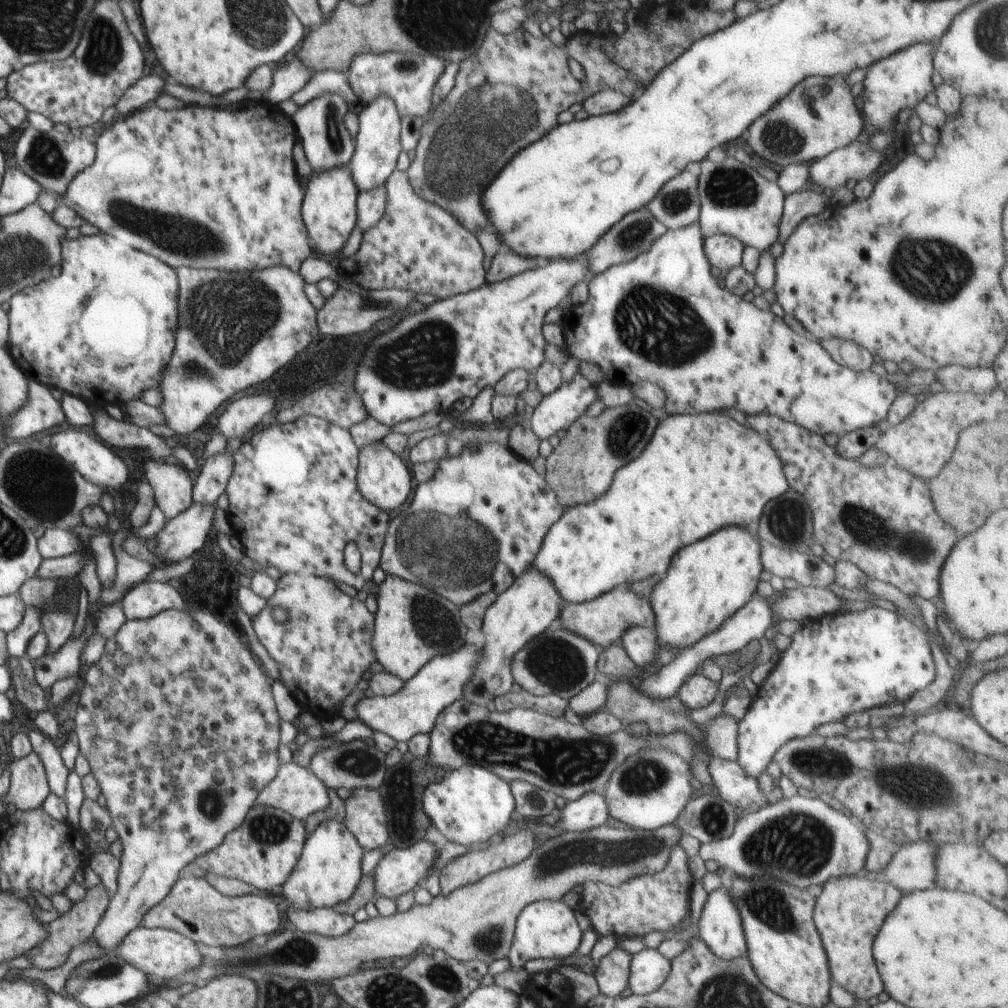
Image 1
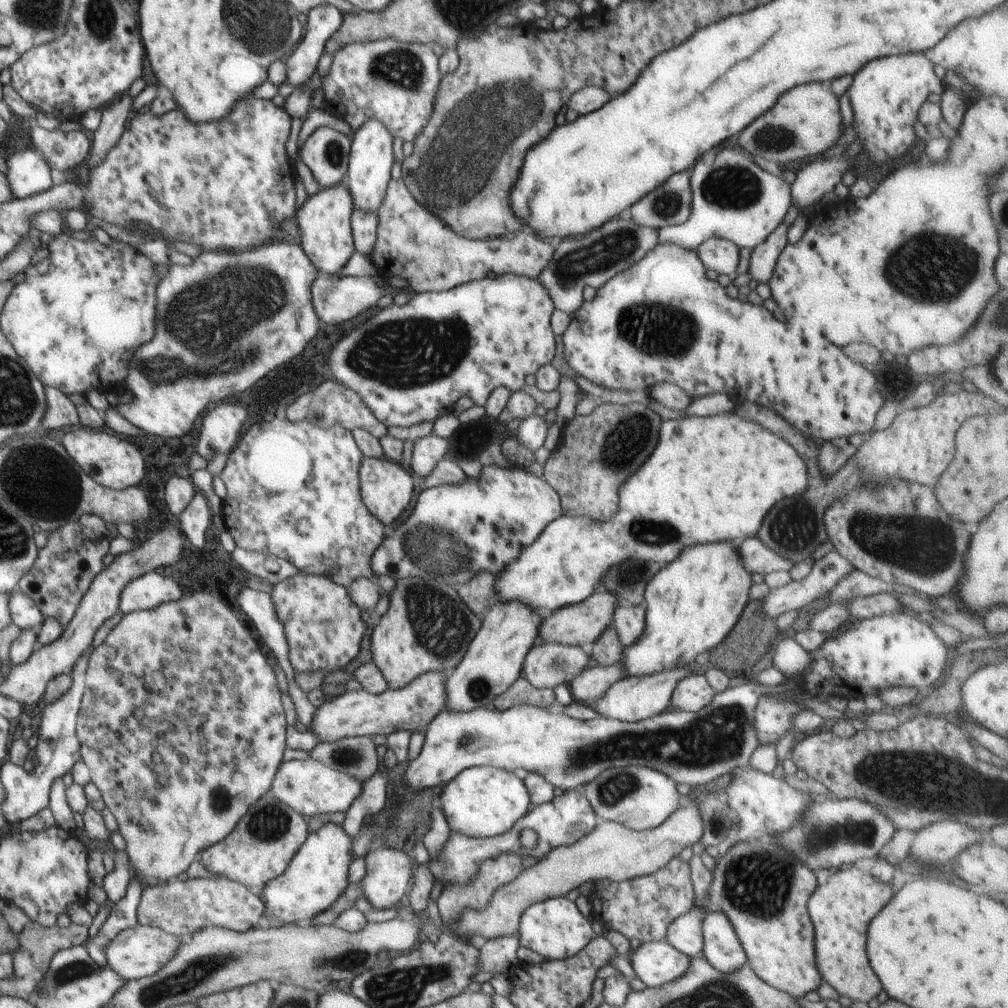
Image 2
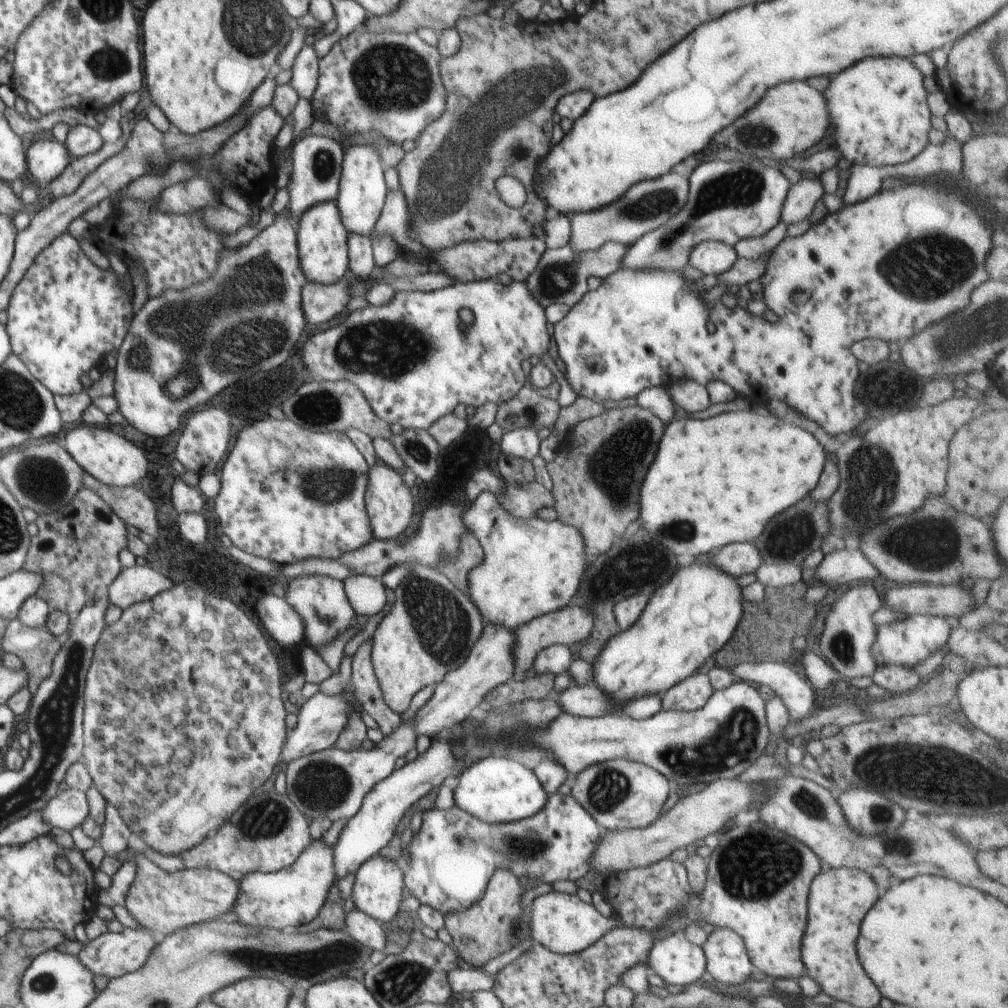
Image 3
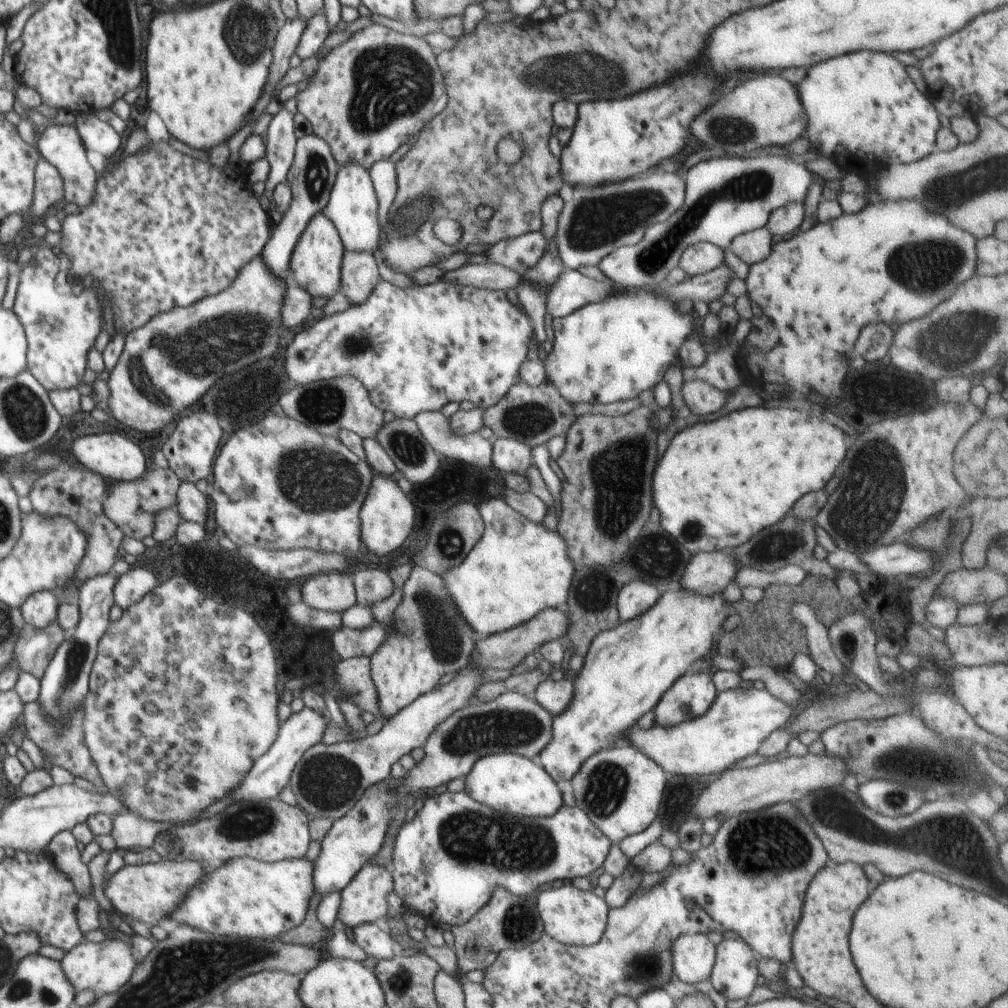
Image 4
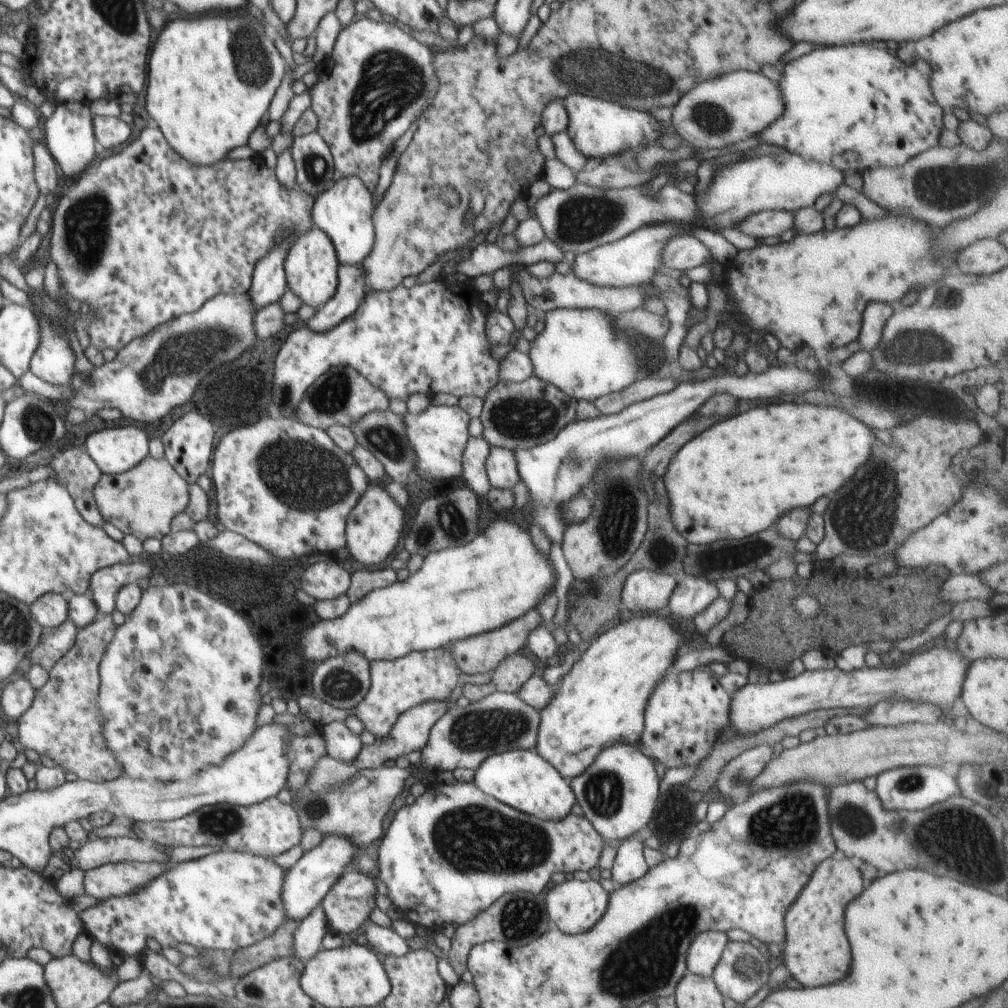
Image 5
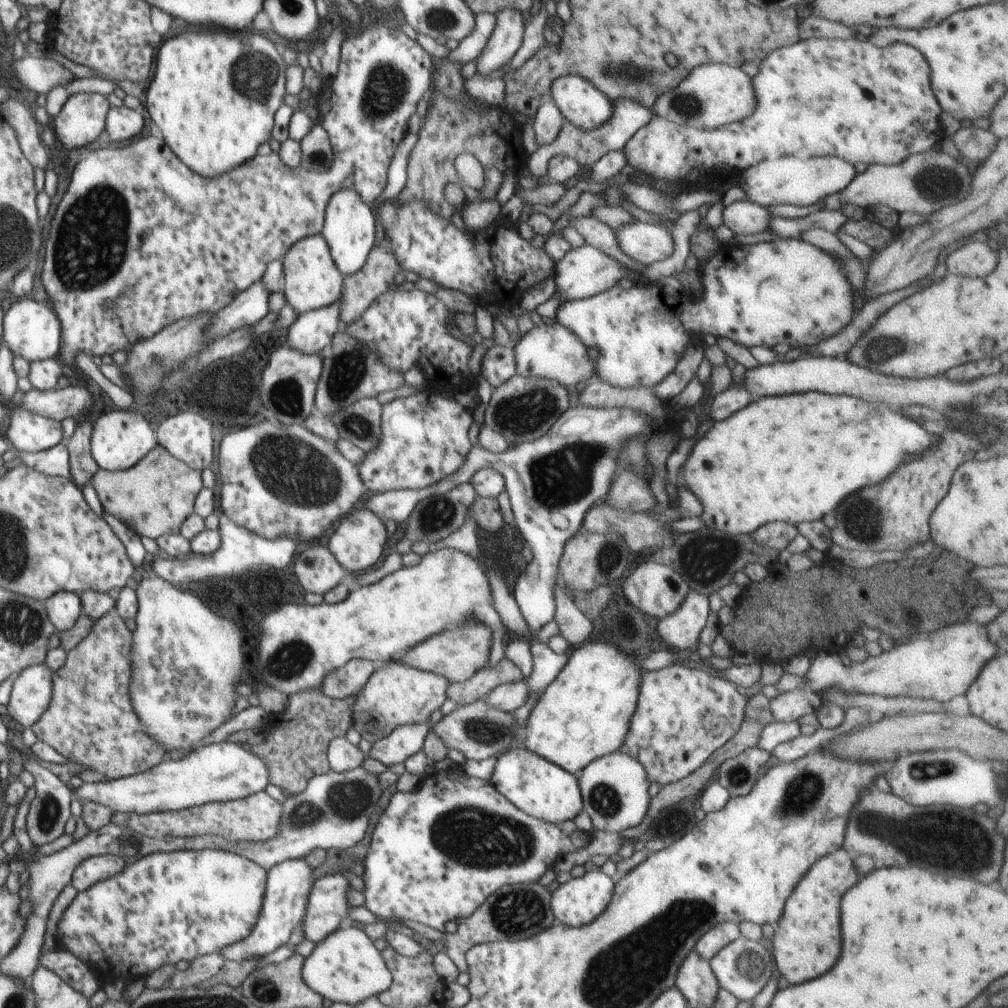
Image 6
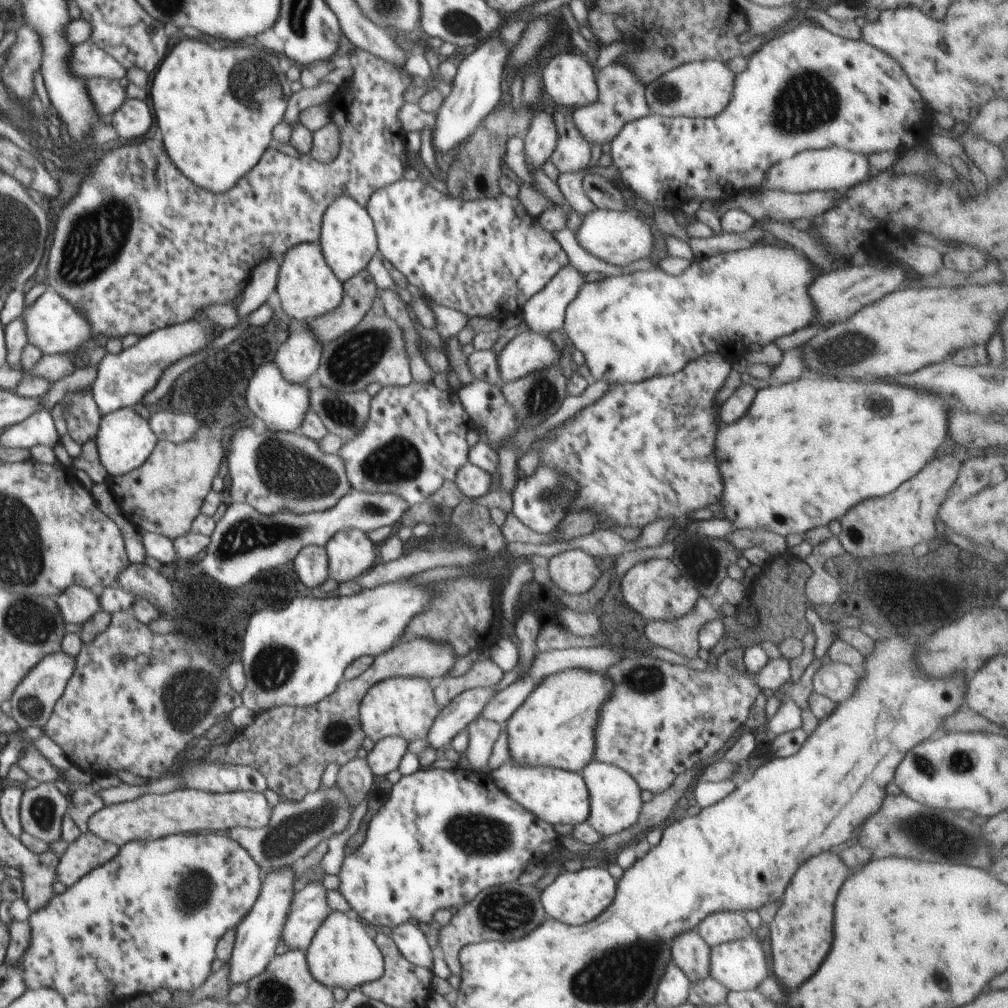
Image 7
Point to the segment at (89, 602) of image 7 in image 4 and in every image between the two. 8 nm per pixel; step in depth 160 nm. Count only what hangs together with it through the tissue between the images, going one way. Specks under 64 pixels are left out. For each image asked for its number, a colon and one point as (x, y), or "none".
4: (39, 610)
5: (49, 610)
6: (63, 608)

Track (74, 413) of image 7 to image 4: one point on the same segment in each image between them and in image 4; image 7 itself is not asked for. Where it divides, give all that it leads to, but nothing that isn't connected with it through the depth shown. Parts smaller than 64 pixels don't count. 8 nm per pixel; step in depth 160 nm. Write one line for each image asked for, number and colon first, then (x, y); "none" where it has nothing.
4: (77, 494)
5: (74, 468)
6: (83, 467)

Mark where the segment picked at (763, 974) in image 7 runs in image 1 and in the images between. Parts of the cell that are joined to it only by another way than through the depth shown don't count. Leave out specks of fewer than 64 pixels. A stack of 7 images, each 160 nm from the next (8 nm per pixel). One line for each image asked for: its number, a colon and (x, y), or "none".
1: (720, 926)
2: (722, 948)
3: (727, 960)
4: (734, 973)
5: (741, 971)
6: (744, 967)

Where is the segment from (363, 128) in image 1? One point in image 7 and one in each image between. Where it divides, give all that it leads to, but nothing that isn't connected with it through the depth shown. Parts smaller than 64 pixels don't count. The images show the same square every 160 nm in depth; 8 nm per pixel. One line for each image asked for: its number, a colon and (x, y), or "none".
2: (371, 158)
3: (363, 190)
4: (352, 207)
5: (344, 212)
6: (348, 225)
7: (348, 240)

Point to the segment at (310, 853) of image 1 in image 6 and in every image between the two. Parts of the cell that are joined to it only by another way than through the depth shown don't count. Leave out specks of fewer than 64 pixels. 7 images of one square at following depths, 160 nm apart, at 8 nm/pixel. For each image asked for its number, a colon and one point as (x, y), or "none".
2: (318, 874)
3: (284, 900)
4: (248, 898)
5: (229, 900)
6: (165, 907)

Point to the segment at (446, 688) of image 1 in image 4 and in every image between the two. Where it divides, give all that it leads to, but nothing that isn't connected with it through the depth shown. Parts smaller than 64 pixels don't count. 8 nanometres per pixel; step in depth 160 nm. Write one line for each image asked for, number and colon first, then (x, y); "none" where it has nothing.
2: (413, 707)
3: (323, 717)
4: (271, 772)

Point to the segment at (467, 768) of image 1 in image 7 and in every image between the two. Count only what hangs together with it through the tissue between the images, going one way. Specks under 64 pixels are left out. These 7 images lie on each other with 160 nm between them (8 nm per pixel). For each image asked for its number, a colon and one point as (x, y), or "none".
2: (482, 801)
3: (495, 789)
4: (509, 783)
5: (520, 778)
6: (541, 789)
7: (557, 796)

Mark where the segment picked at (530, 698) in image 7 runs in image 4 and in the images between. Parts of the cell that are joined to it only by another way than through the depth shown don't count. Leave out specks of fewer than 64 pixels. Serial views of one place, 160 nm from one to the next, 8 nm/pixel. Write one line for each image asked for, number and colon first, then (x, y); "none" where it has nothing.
4: (628, 668)
5: (602, 700)
6: (584, 713)

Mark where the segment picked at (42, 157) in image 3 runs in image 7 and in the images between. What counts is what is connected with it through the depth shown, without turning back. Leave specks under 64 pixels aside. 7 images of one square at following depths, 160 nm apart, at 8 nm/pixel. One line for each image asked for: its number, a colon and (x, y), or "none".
4: (61, 146)
5: (68, 134)
6: (82, 119)
7: (107, 95)

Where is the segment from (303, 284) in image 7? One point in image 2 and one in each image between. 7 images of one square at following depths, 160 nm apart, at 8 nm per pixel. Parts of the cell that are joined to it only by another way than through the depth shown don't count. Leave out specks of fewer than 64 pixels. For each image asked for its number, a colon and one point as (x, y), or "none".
2: (325, 217)
3: (322, 238)
4: (316, 260)
5: (311, 265)
6: (312, 280)

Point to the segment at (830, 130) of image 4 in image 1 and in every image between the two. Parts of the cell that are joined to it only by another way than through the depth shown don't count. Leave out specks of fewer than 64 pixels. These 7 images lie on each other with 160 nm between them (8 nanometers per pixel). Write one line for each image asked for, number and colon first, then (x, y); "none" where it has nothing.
1: (903, 80)
2: (886, 95)
3: (879, 108)

